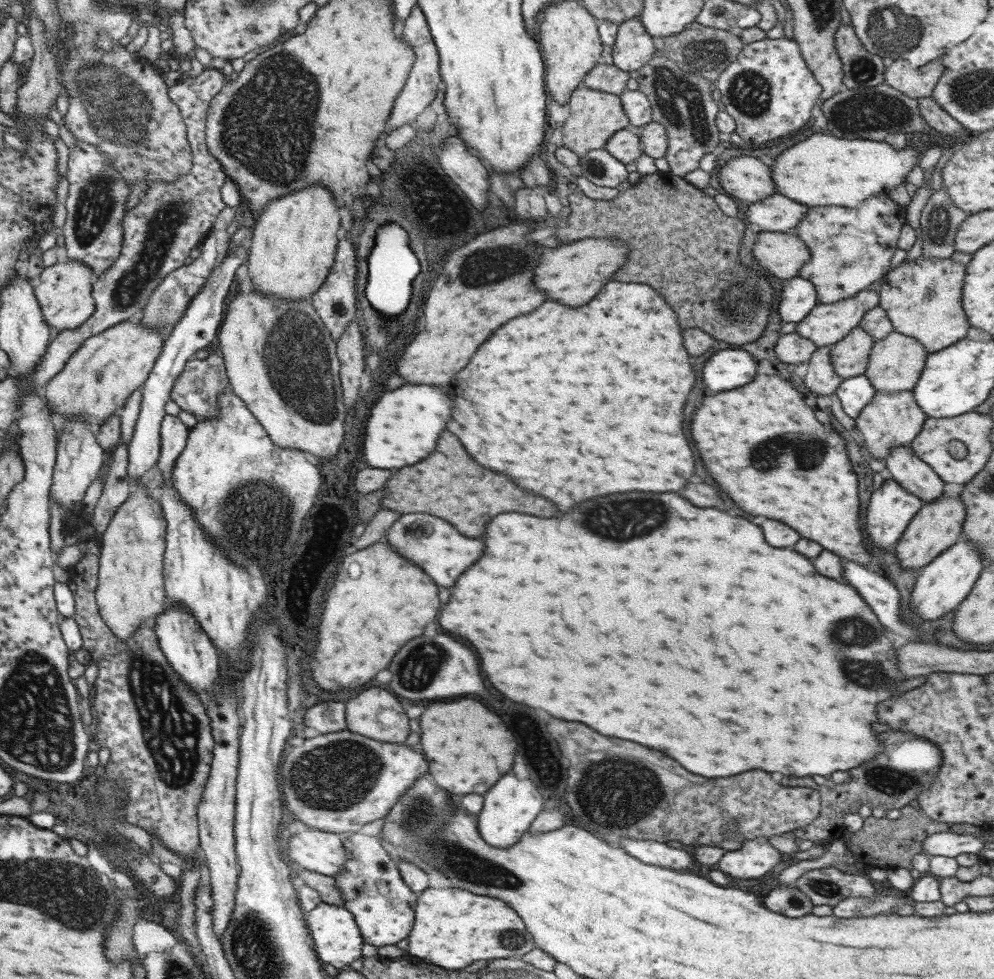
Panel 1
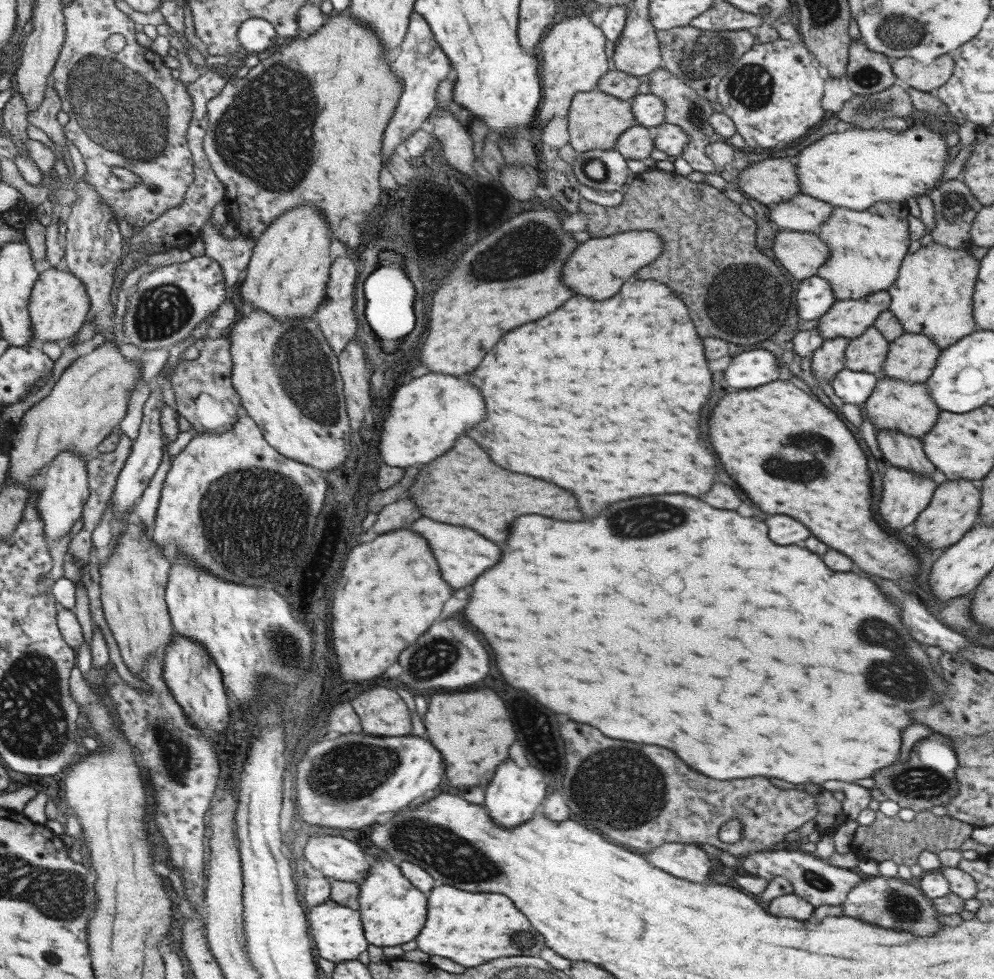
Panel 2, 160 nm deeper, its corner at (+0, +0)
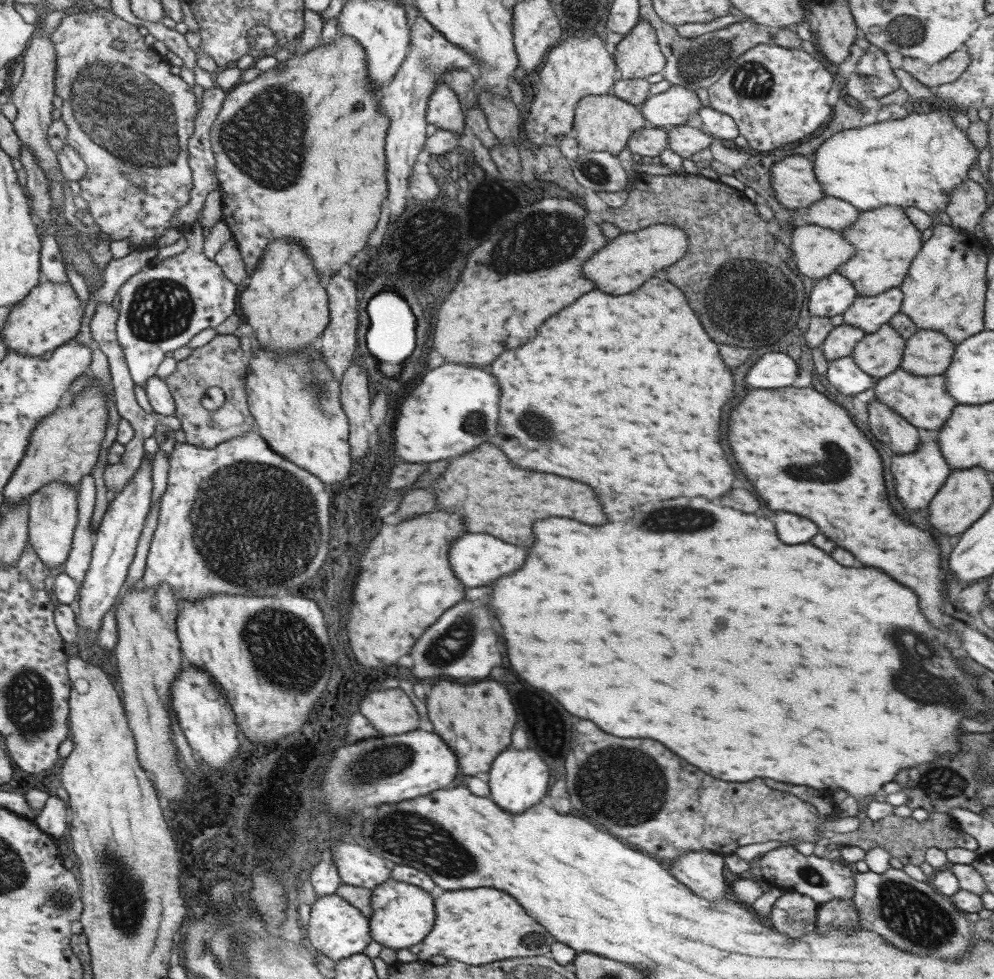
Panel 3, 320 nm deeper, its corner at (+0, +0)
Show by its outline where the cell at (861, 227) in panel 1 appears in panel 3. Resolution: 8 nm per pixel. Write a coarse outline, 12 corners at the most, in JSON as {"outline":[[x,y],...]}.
{"outline":[[903,207],[860,211],[836,268],[858,296],[899,287],[922,245]]}

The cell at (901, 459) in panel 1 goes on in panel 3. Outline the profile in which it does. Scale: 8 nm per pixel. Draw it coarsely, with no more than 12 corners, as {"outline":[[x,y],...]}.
{"outline":[[889,405],[866,406],[872,435],[896,455],[914,451],[917,429]]}

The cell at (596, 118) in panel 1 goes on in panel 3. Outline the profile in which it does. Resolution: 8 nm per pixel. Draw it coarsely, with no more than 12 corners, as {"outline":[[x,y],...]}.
{"outline":[[613,94],[576,102],[573,139],[617,157],[647,125]]}

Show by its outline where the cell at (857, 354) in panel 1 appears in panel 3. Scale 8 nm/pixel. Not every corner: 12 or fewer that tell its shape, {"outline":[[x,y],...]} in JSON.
{"outline":[[889,323],[850,355],[880,379],[900,366],[905,341]]}

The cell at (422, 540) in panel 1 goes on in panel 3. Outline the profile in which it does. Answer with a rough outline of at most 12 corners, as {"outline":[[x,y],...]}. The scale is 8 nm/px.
{"outline":[[485,534],[449,548],[465,586],[493,584],[521,568],[525,550]]}

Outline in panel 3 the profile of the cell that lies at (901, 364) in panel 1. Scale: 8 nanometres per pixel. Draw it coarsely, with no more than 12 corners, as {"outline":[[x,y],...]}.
{"outline":[[918,329],[898,368],[944,374],[955,347],[942,332]]}

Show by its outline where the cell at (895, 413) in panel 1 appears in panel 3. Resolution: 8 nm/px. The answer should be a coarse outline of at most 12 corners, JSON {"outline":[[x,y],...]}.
{"outline":[[897,368],[874,398],[916,429],[938,430],[956,405],[943,375]]}

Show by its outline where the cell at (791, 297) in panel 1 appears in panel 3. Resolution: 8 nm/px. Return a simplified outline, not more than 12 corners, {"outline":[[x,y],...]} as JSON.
{"outline":[[839,273],[818,279],[810,316],[832,317],[858,294]]}

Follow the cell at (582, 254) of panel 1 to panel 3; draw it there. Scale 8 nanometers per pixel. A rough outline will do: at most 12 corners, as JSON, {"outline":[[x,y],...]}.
{"outline":[[654,224],[609,239],[581,272],[619,296],[684,256],[687,236]]}

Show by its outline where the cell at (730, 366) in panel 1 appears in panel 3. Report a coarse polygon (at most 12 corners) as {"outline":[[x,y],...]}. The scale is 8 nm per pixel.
{"outline":[[783,352],[757,358],[745,374],[751,388],[783,388],[797,364]]}

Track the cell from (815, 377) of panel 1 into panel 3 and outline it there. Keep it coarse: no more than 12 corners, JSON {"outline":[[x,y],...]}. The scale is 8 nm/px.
{"outline":[[843,323],[819,347],[829,362],[849,356],[865,333]]}

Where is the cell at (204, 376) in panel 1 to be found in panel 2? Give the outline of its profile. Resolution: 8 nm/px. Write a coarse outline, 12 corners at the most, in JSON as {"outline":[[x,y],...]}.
{"outline":[[202,338],[170,374],[175,412],[192,430],[238,419],[230,340]]}

